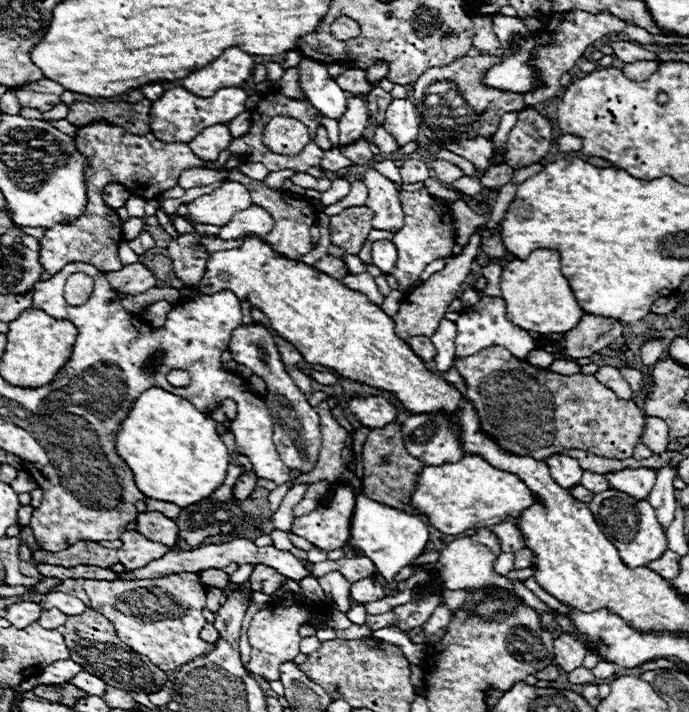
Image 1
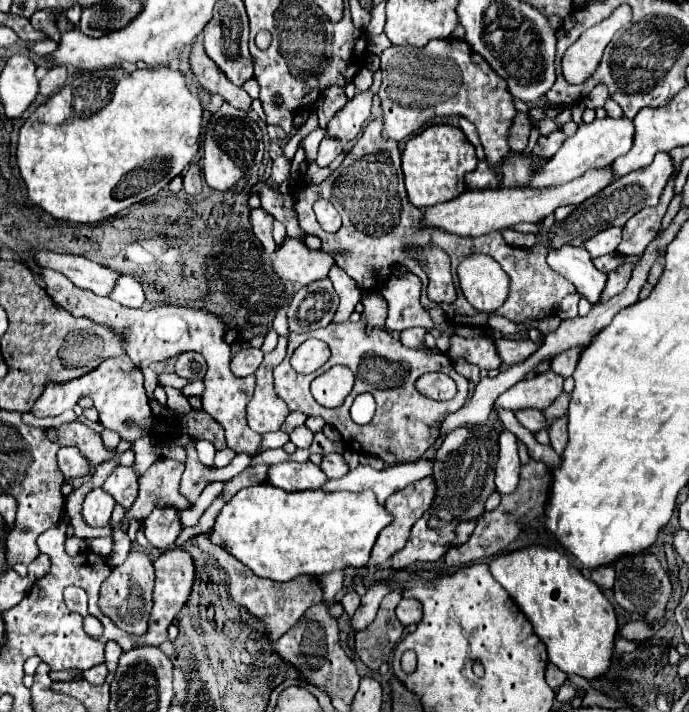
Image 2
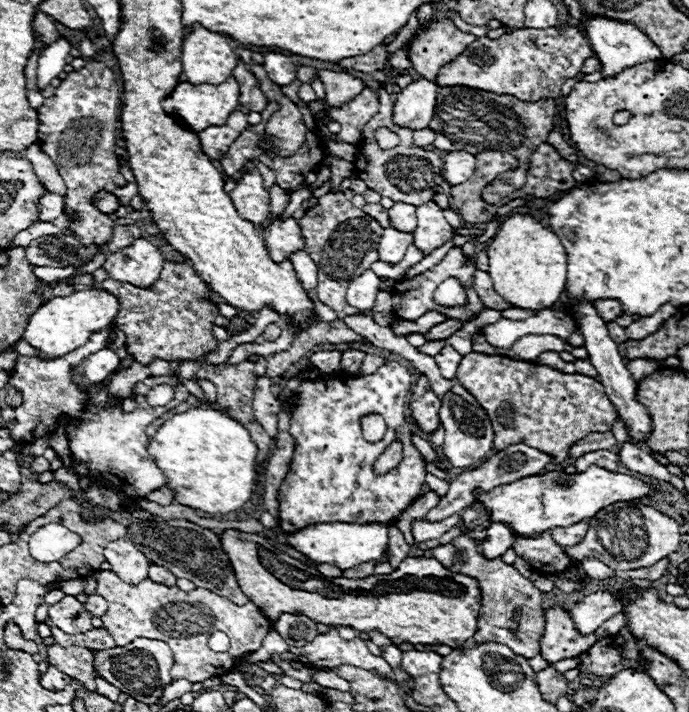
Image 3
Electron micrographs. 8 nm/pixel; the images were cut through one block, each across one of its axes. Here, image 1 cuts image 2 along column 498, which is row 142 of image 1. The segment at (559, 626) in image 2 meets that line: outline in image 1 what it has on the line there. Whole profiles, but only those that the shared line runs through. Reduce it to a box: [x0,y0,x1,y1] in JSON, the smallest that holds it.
[556,134,582,152]

